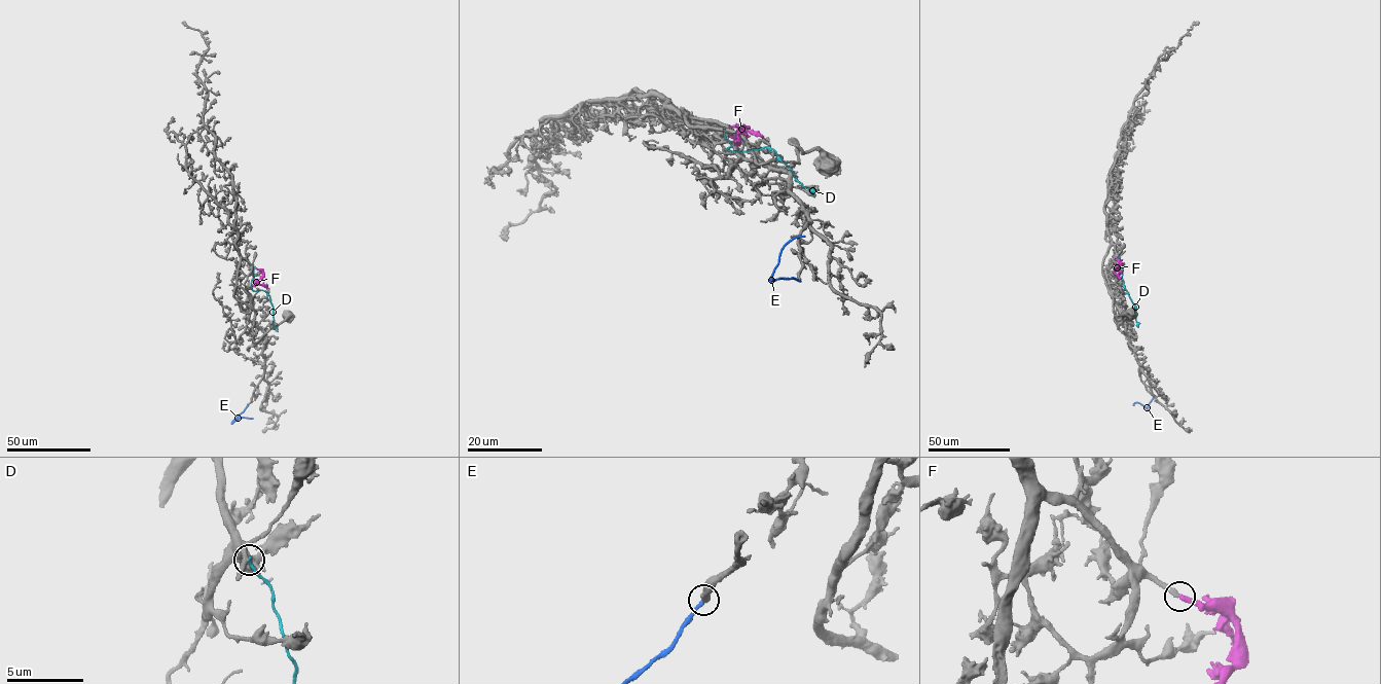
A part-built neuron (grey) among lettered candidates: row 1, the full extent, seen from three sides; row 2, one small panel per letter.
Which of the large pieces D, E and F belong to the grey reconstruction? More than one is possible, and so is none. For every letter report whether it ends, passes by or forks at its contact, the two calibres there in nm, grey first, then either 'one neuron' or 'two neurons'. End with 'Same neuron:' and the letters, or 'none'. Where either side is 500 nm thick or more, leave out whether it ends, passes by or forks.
D: it ends; calibres 320 and 190 nm; two neurons
E: it ends; calibres 400 and 320 nm; two neurons
F: it ends; calibres 320 and 320 nm; one neuron
Same neuron: F

